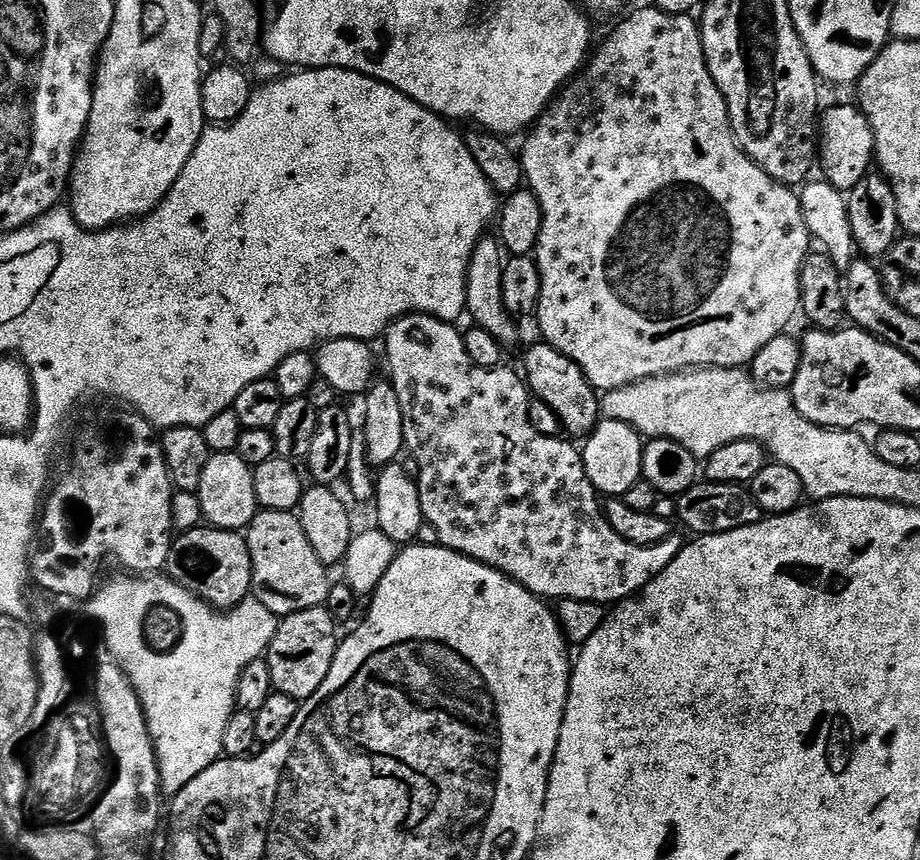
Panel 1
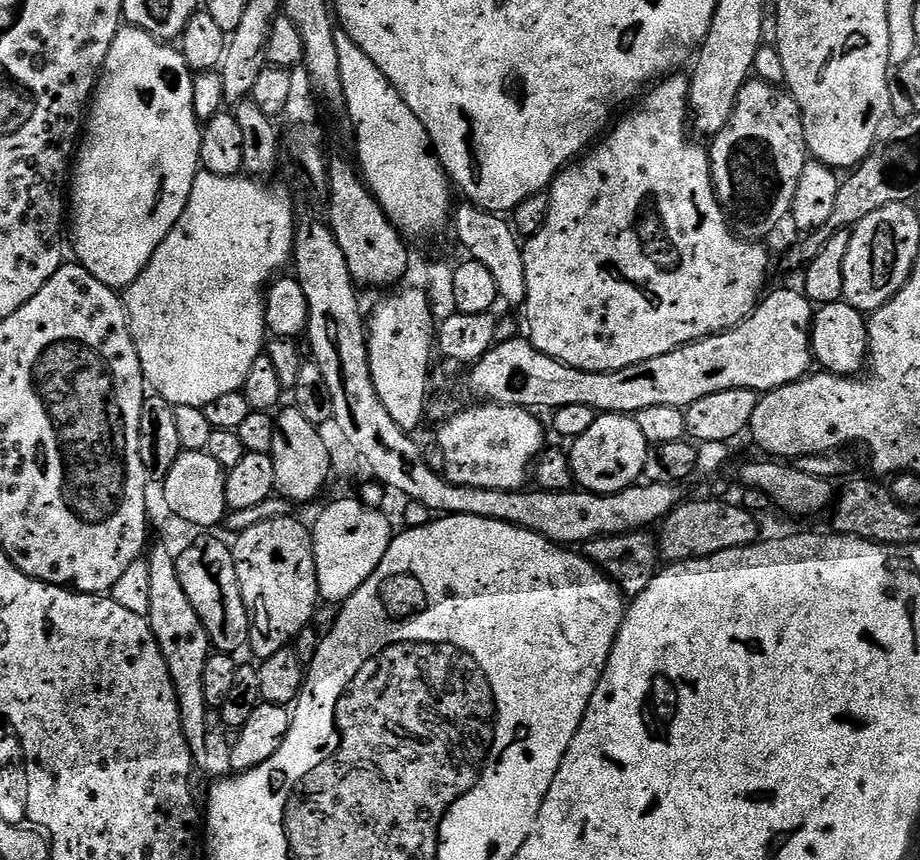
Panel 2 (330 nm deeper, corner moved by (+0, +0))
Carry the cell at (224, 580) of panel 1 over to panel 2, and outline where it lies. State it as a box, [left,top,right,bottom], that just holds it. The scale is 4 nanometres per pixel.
[175,538,250,654]

